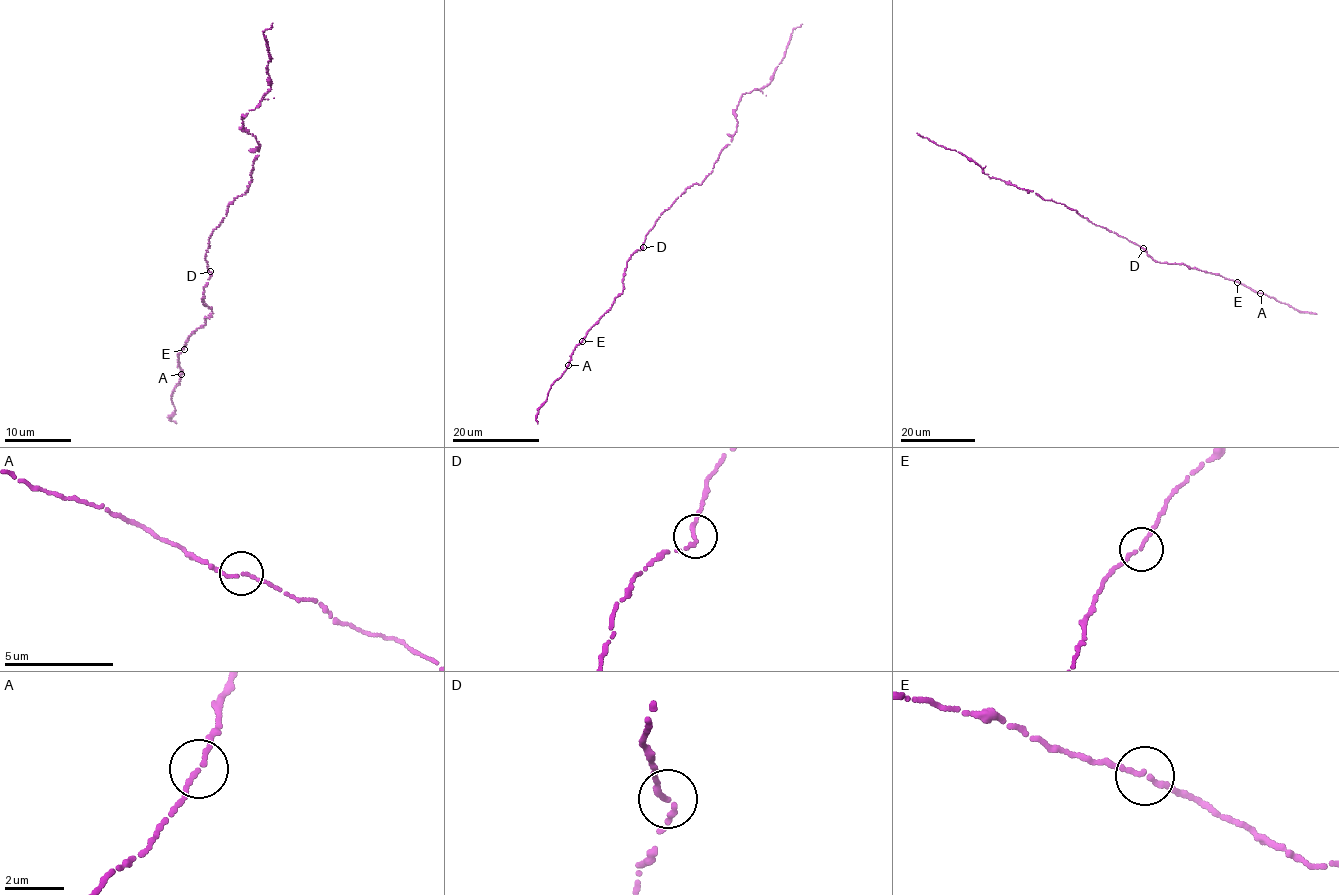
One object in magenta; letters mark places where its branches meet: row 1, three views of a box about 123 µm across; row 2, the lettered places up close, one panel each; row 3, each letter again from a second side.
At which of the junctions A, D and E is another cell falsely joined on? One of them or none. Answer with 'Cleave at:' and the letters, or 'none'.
Cleave at: none

